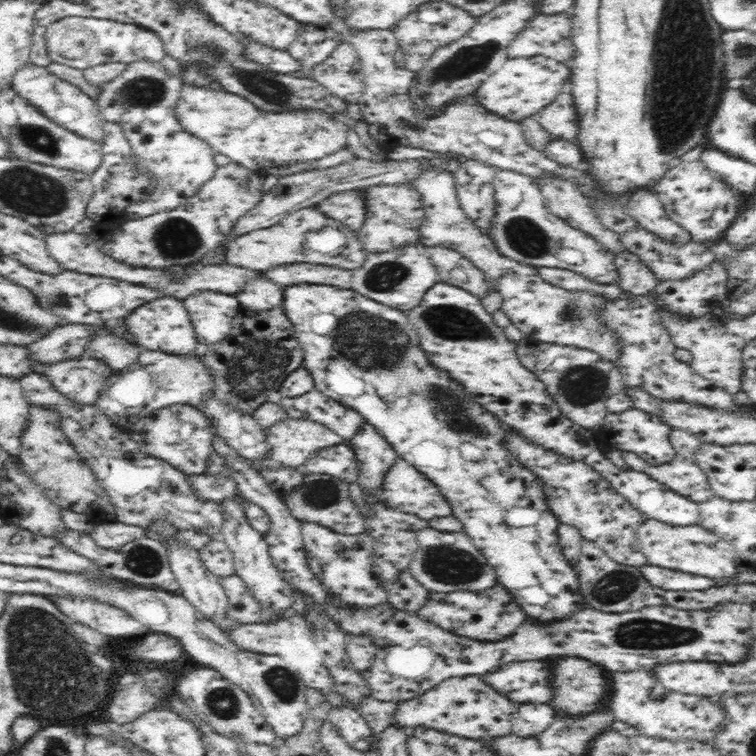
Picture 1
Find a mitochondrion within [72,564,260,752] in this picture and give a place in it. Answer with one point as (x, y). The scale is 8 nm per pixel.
(222, 701)

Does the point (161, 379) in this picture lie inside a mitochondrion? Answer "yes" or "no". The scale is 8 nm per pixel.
yes

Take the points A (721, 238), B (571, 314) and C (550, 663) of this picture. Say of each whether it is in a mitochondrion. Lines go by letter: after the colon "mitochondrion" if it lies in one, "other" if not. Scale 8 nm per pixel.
A: other
B: mitochondrion
C: other

